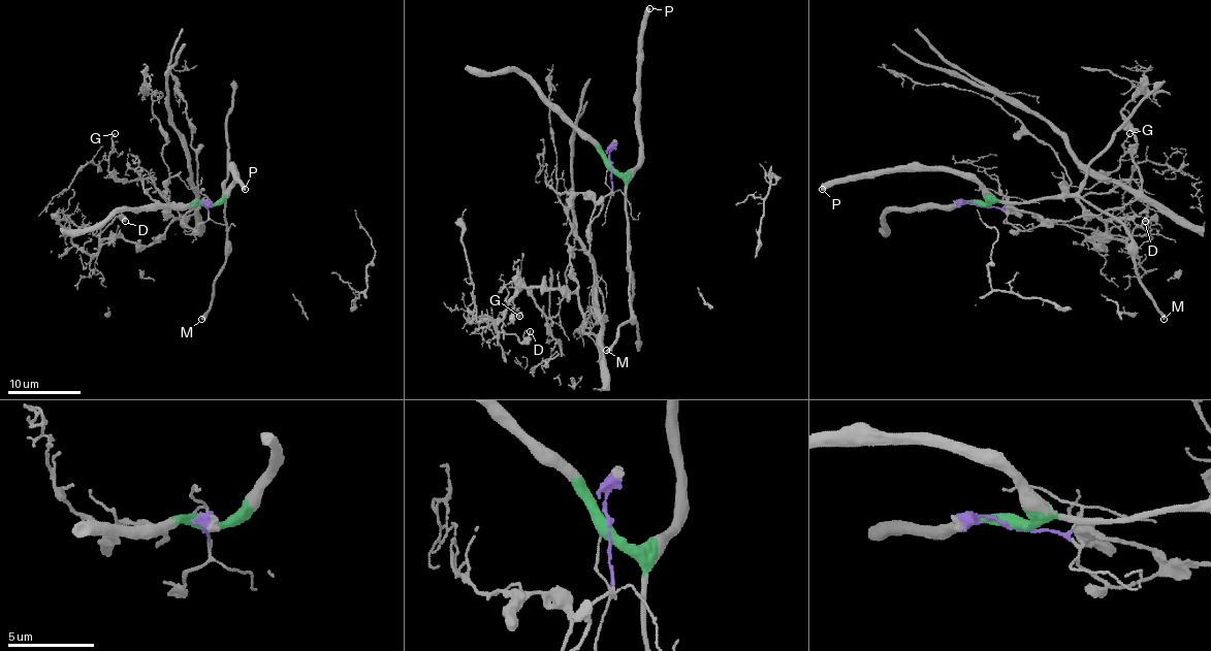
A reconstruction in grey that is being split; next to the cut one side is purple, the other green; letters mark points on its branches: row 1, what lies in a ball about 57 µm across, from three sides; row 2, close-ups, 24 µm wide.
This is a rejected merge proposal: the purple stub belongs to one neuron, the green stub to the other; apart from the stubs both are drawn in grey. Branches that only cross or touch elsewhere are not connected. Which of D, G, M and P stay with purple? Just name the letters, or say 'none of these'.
D, G

